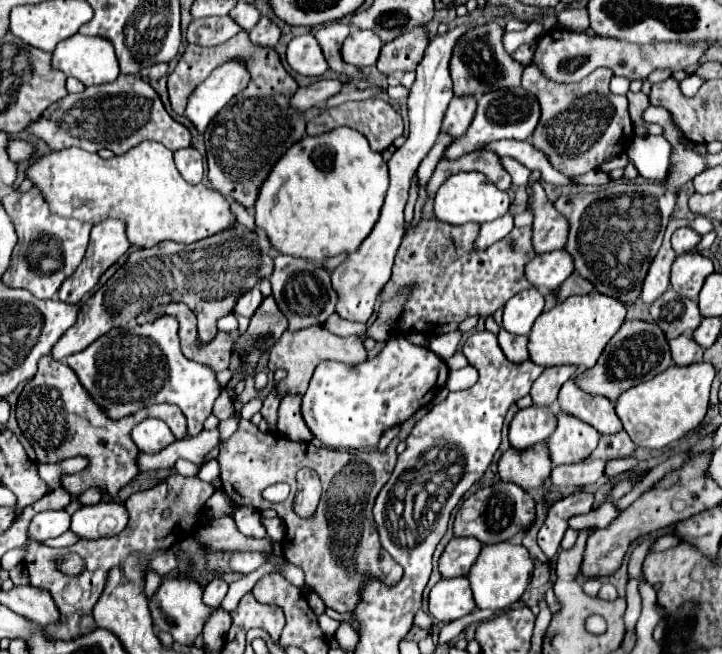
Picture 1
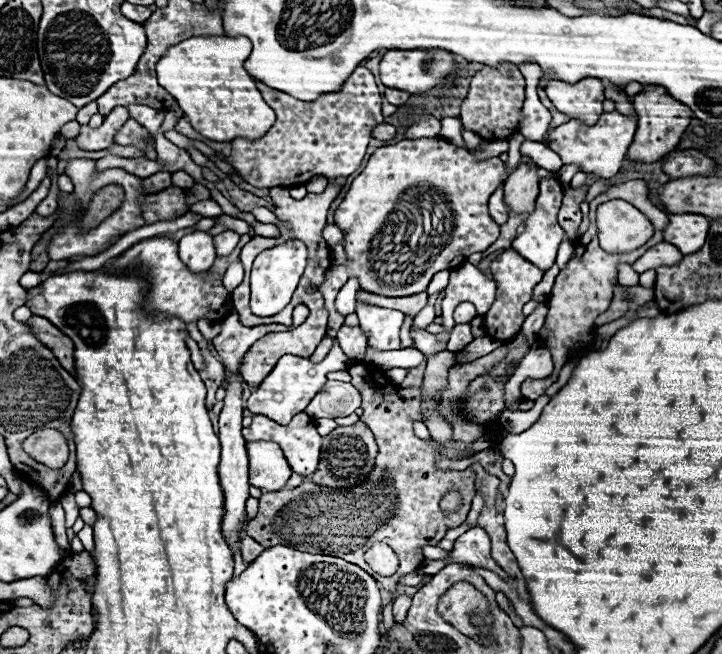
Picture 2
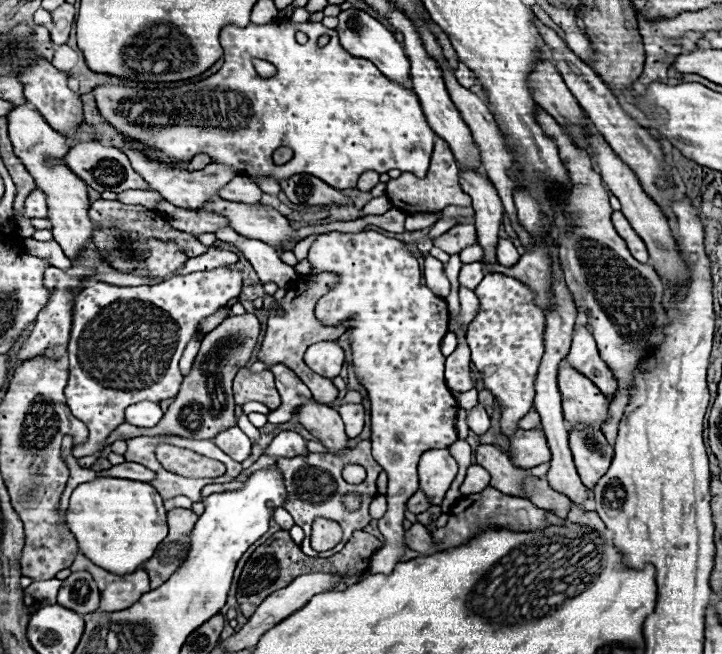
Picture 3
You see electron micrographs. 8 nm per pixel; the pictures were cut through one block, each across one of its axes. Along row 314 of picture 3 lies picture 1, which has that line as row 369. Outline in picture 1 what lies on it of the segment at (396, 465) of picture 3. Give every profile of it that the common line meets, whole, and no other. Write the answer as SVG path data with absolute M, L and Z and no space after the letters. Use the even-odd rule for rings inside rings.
M392 336L378 356L356 366L324 362L316 368L308 392L302 398L302 416L310 432L328 448L374 448L380 436L418 408L428 406L448 378L448 366L432 350L410 344L404 336Z

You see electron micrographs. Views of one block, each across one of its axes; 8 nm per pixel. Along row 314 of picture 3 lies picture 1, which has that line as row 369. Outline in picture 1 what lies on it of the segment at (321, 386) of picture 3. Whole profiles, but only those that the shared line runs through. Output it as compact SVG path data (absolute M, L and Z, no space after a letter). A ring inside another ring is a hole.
M310 326L310 328L302 328L298 332L286 330L280 336L280 340L274 344L274 348L270 350L270 360L268 360L270 370L286 370L286 376L276 384L278 396L280 398L284 398L288 394L304 396L316 366L324 360L334 360L334 362L344 362L344 364L360 364L366 360L366 348L362 346L360 338L356 338L356 336L340 338L332 332L328 332L324 326Z

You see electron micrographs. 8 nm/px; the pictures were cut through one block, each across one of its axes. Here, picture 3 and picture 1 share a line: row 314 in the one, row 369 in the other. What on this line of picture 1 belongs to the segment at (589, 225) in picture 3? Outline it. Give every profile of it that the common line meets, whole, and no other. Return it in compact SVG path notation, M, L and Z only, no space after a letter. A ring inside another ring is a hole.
M626 320L620 332L608 342L608 348L602 352L596 366L586 370L580 378L576 378L576 384L584 388L588 394L600 394L616 402L616 398L622 392L626 392L628 388L640 382L652 380L654 376L662 374L670 366L672 366L672 356L664 332L654 322Z

